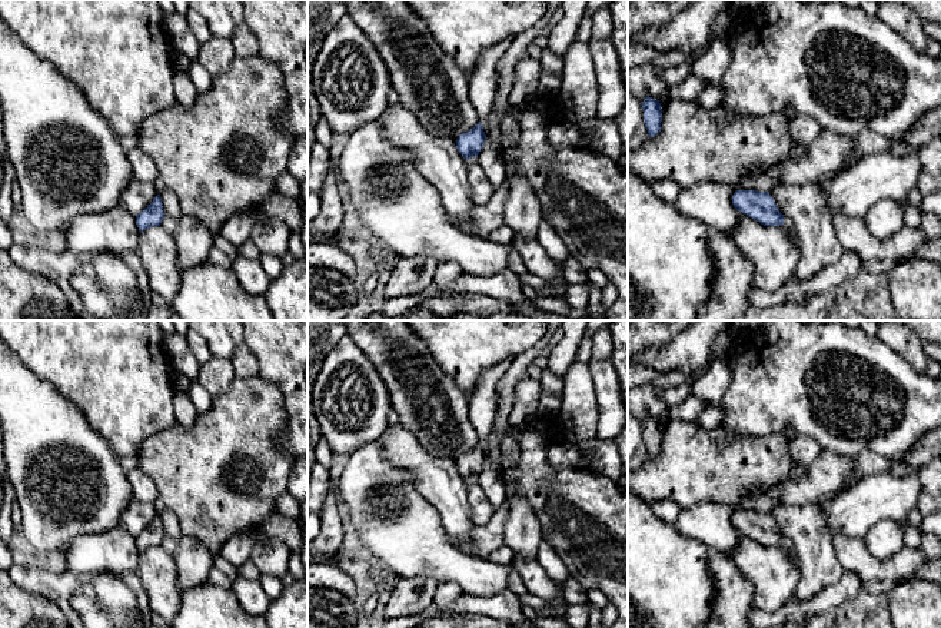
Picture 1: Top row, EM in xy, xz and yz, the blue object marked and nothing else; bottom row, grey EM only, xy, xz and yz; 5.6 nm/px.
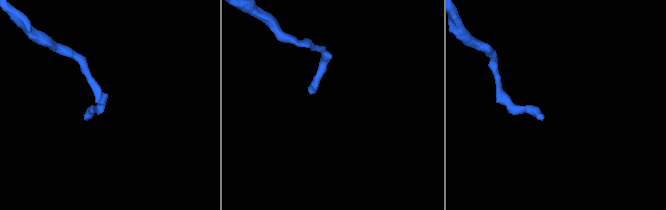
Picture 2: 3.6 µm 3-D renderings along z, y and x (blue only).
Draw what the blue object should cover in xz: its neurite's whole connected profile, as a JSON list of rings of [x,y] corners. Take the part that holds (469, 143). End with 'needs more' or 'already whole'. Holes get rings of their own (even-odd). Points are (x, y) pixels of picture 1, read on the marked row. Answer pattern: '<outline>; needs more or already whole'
[[[479,122],[473,129],[466,133],[462,133],[456,139],[456,149],[466,160],[470,157],[476,157],[483,147],[485,143],[485,132],[482,123]]]; already whole

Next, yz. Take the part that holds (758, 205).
[[[736,190],[732,195],[732,205],[764,226],[781,226],[782,230],[799,246],[797,227],[778,210],[768,192]]]; needs more

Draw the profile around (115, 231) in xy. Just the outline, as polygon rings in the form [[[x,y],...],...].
[[[117,205],[100,213],[80,215],[63,232],[66,249],[74,253],[127,255],[139,247],[136,215]]]

